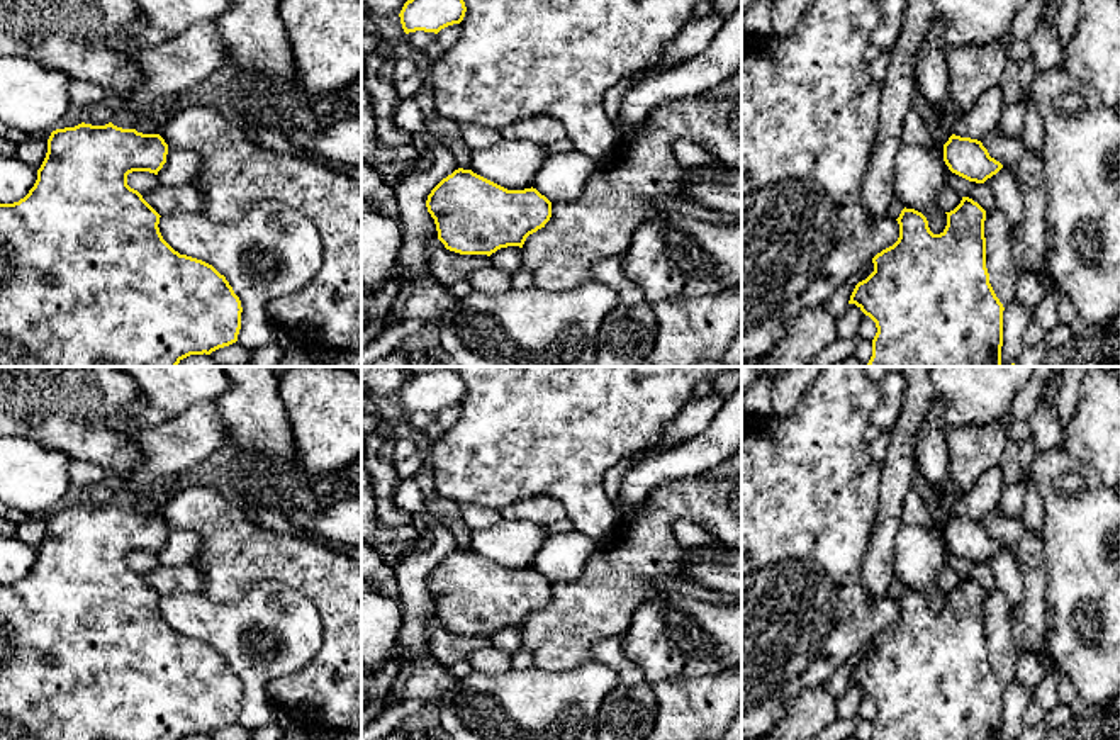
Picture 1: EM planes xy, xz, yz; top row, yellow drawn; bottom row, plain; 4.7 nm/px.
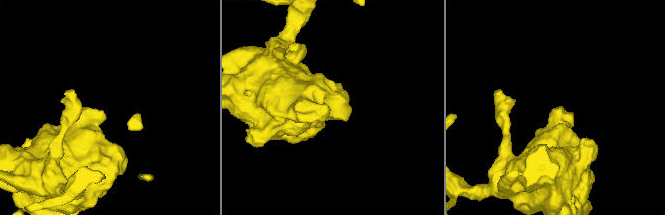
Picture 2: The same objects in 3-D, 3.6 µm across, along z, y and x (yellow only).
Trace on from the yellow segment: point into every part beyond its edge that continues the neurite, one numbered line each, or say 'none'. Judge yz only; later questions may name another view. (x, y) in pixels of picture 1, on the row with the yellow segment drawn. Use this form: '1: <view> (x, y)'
none

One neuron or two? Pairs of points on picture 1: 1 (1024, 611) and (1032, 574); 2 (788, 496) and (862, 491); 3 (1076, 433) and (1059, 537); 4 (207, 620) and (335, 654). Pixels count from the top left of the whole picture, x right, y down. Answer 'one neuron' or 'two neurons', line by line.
1: one neuron
2: one neuron
3: two neurons
4: two neurons

